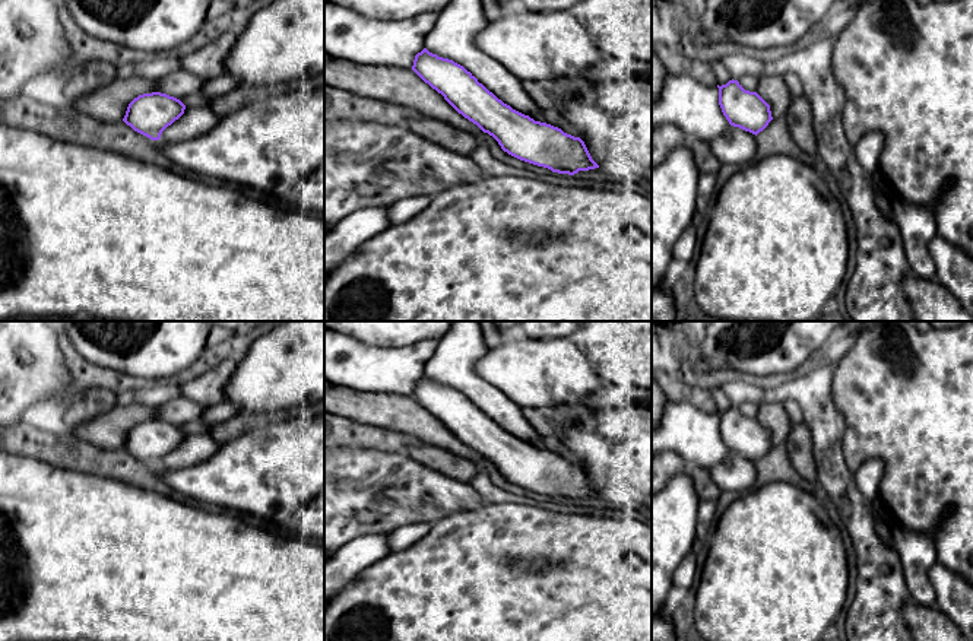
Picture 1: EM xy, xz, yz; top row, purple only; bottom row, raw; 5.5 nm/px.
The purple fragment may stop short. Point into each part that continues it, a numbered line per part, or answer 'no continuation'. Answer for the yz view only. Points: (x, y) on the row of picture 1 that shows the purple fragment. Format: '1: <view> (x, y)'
no continuation

